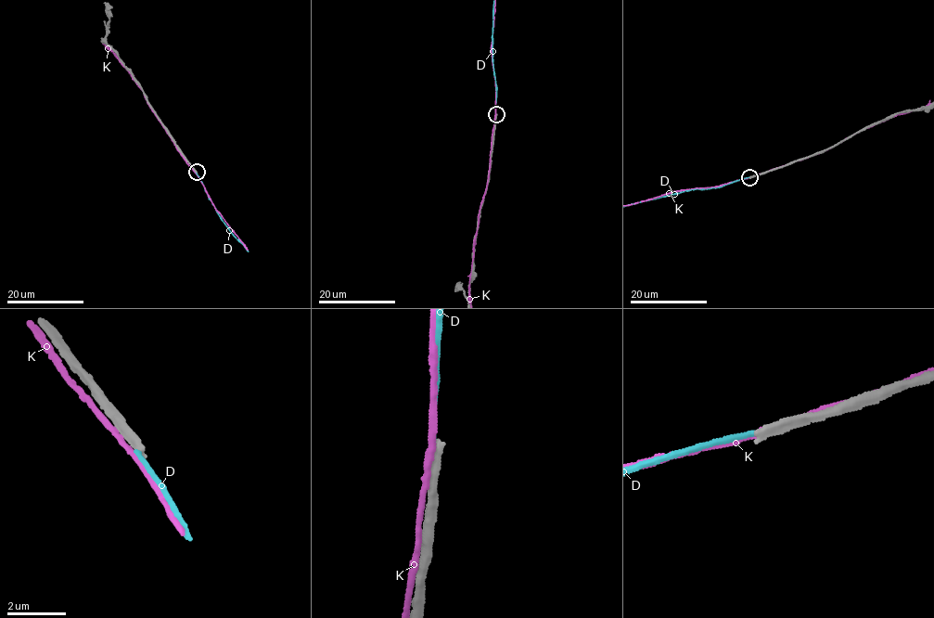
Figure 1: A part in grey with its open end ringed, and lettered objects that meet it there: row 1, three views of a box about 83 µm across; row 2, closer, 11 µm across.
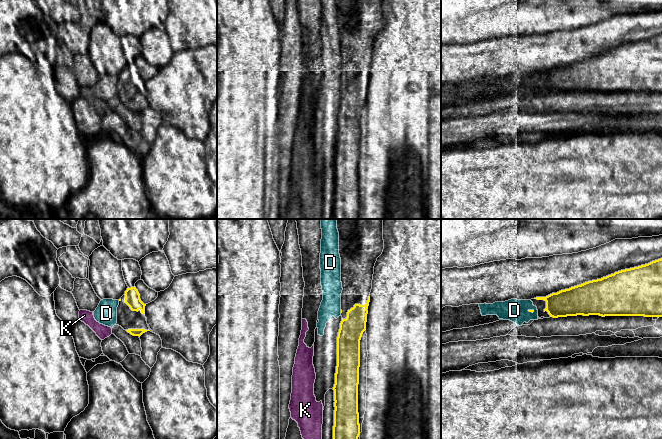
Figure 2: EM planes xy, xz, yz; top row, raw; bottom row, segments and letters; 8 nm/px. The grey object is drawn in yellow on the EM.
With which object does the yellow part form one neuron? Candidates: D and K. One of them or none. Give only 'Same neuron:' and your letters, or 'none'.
Same neuron: none

